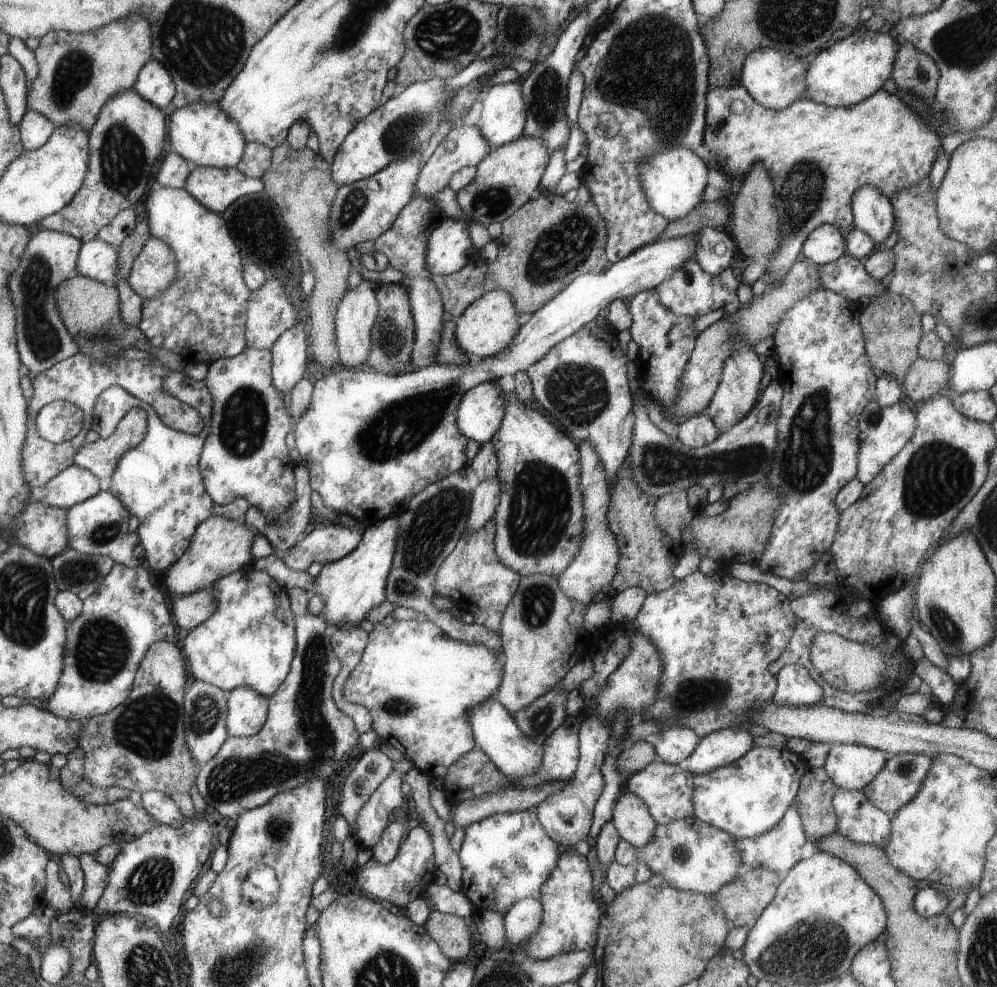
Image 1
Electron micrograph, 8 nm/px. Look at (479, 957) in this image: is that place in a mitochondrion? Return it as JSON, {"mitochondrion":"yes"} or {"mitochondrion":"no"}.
{"mitochondrion":"no"}

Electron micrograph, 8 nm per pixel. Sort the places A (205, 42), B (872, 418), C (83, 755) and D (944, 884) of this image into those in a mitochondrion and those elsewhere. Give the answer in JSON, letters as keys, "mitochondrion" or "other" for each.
{"A":"mitochondrion","B":"mitochondrion","C":"other","D":"other"}

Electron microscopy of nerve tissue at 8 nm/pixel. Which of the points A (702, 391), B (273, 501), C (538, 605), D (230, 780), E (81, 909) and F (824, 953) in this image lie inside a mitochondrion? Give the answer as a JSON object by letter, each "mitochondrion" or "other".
{"A":"other","B":"other","C":"mitochondrion","D":"mitochondrion","E":"other","F":"mitochondrion"}

